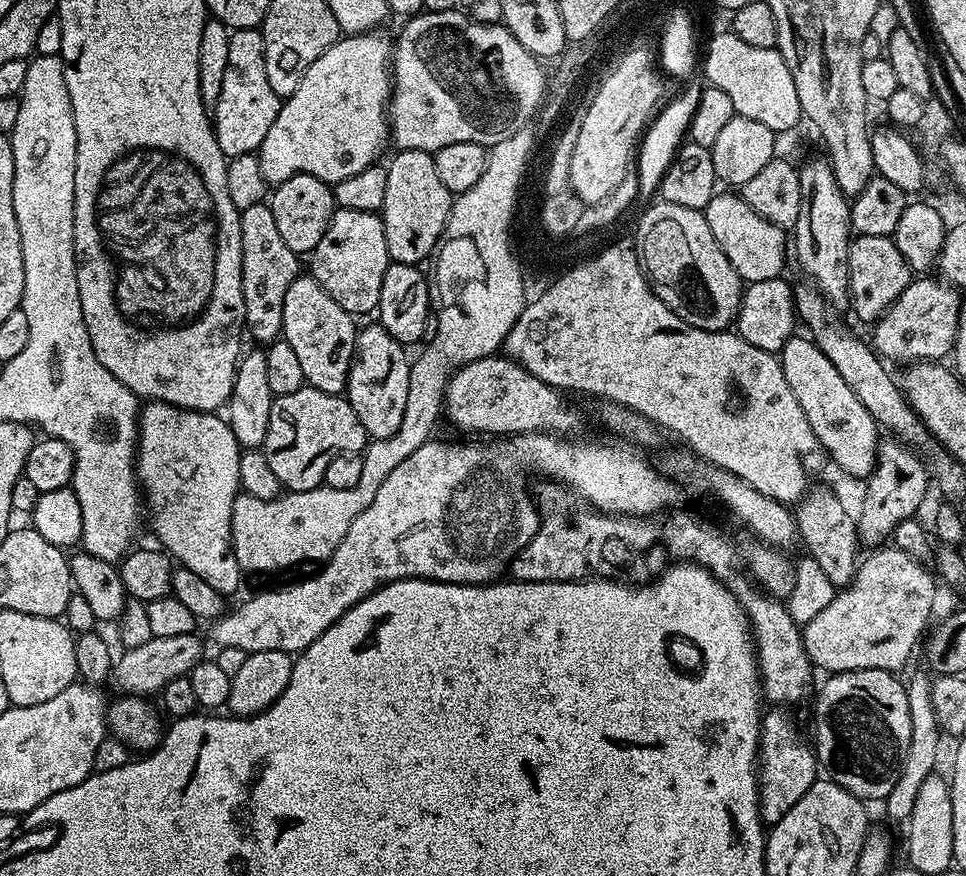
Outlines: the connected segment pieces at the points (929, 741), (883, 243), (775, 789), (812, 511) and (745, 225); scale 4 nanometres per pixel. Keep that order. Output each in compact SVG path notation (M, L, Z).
M926 675L916 676L907 681L908 705L910 706L910 742L904 752L904 759L900 766L900 774L896 778L894 790L882 801L884 812L892 820L907 822L911 818L911 810L914 808L919 787L928 775L937 771L936 755L940 752L940 740L942 733L938 726L938 718L934 718L934 705L930 702L931 679Z
M866 234L856 236L848 246L848 299L847 307L852 307L852 312L868 326L875 325L876 321L884 315L884 312L894 303L910 286L914 273L902 258L898 246L891 236L879 236L878 234Z
M768 710L763 713L760 726L760 746L758 749L758 783L760 786L760 819L765 825L777 824L810 790L810 786L818 779L818 765L813 745L804 741L804 736L783 716L783 711Z
M812 486L795 505L794 515L799 543L804 543L803 551L814 559L818 566L822 566L823 573L830 578L837 590L848 587L855 579L858 567L858 537L853 513L844 509L843 502L830 489Z
M723 192L713 196L712 201L702 209L710 234L714 234L718 246L722 246L722 254L730 258L730 266L734 266L741 281L753 284L777 279L784 268L785 229L774 226L774 222L766 222L762 214L754 214L739 194L732 193L731 196Z

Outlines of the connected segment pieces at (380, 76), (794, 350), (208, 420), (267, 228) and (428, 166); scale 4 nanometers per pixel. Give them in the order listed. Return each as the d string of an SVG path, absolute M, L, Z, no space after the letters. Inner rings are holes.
M377 30L363 32L360 36L345 35L343 38L336 40L334 46L330 46L330 50L326 50L326 54L322 54L322 58L318 58L318 62L314 62L304 71L302 82L298 82L298 90L294 90L294 94L281 103L278 118L274 122L274 126L270 126L266 138L262 138L262 146L258 149L262 178L268 185L281 184L301 172L318 178L326 185L334 186L338 182L342 182L342 178L350 178L350 174L358 174L358 170L366 170L366 166L377 163L381 159L380 155L383 154L384 147L389 147L390 144L390 101L392 99L392 73L390 69L394 47L393 41L391 39L387 40L382 33L383 31Z
M792 335L778 353L782 374L786 374L786 382L794 392L798 406L802 406L802 414L806 414L827 459L829 456L848 476L867 478L876 467L876 450L882 439L877 422L870 410L858 402L858 394L846 386L842 374L834 370L834 362L822 354L811 338L800 335Z
M153 400L145 403L140 409L138 417L138 443L136 445L136 478L139 487L142 489L143 495L146 497L146 512L152 515L152 532L160 539L159 547L171 557L179 567L194 570L194 574L198 574L206 581L206 586L214 586L214 590L218 590L220 595L228 598L236 588L236 583L242 577L242 569L236 550L232 546L232 507L236 501L236 497L241 495L240 487L240 470L242 467L242 449L239 442L235 440L235 436L229 426L227 419L223 415L217 414L212 410L197 410L195 408L175 408L173 404L165 404L162 400Z
M267 203L255 204L240 214L242 226L242 298L246 306L244 326L260 346L267 346L282 336L282 302L290 282L301 275L301 257L282 238L274 222L272 208Z
M400 150L386 167L386 202L378 213L386 230L386 250L394 264L419 265L437 251L448 226L448 215L452 209L454 194L442 186L438 170L434 166L434 155L422 150Z

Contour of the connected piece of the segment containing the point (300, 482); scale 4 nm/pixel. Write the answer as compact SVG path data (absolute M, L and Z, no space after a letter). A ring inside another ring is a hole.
M305 386L294 390L294 394L273 399L262 460L274 470L281 489L305 492L323 485L330 458L343 452L363 453L369 440L368 431L343 395Z

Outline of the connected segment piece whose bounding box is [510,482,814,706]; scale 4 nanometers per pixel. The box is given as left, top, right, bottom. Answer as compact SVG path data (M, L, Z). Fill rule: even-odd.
M540 482L534 488L534 503L540 513L540 528L532 541L512 559L513 580L570 582L593 578L619 578L633 586L656 579L673 562L695 562L721 580L740 601L748 615L760 665L762 696L769 705L796 704L808 692L814 665L804 650L801 625L788 613L787 603L768 595L745 573L742 556L716 528L692 512L665 510L654 516L613 516L599 512L570 488L555 482Z

